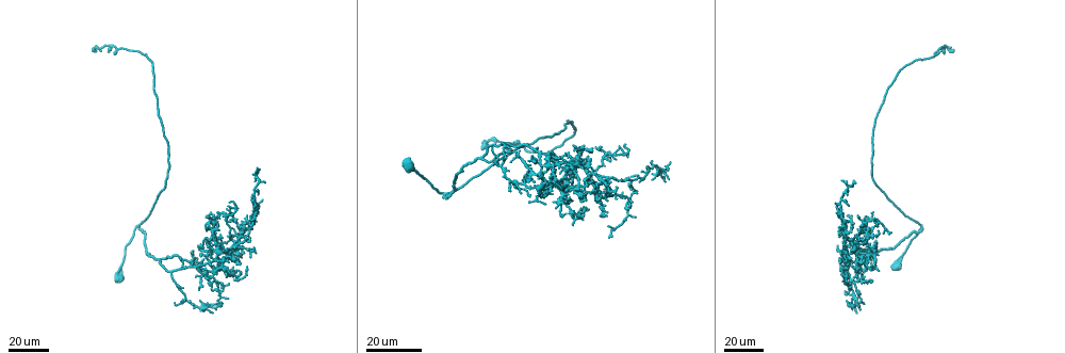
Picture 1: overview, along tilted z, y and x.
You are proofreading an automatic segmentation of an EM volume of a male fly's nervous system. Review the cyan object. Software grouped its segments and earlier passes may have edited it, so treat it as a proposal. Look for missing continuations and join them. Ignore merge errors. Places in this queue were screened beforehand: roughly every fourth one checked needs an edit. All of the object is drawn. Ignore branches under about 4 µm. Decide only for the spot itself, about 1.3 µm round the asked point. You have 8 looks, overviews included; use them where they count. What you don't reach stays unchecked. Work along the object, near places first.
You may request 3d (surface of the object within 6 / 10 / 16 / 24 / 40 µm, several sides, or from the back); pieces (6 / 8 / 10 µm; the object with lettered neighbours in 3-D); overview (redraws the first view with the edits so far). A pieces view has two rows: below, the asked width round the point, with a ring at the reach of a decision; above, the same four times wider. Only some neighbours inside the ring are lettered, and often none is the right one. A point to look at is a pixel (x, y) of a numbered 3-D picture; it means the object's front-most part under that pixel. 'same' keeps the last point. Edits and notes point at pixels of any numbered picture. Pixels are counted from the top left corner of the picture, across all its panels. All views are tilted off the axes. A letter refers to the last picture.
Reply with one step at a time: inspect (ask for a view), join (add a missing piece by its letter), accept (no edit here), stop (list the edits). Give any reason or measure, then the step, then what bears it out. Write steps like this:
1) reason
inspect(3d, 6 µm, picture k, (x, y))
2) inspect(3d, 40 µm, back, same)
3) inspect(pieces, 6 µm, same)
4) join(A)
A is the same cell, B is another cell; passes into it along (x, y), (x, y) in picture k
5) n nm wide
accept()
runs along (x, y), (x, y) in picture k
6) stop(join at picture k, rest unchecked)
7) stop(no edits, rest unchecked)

inspect(3d, 24 µm, picture 1, (594, 187))

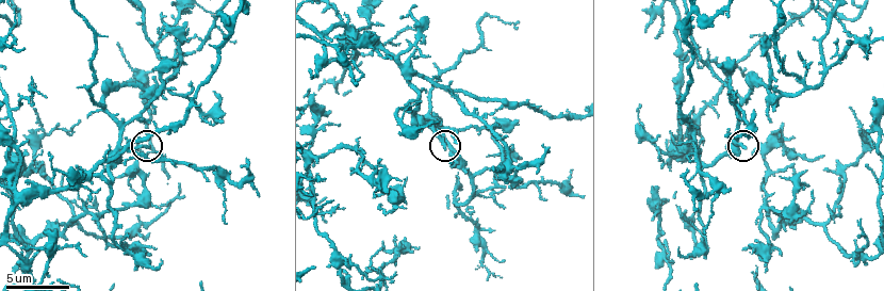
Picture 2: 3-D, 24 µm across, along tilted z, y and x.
see the neighbours
inspect(pieces, 6 µm, picture 2, (443, 149))

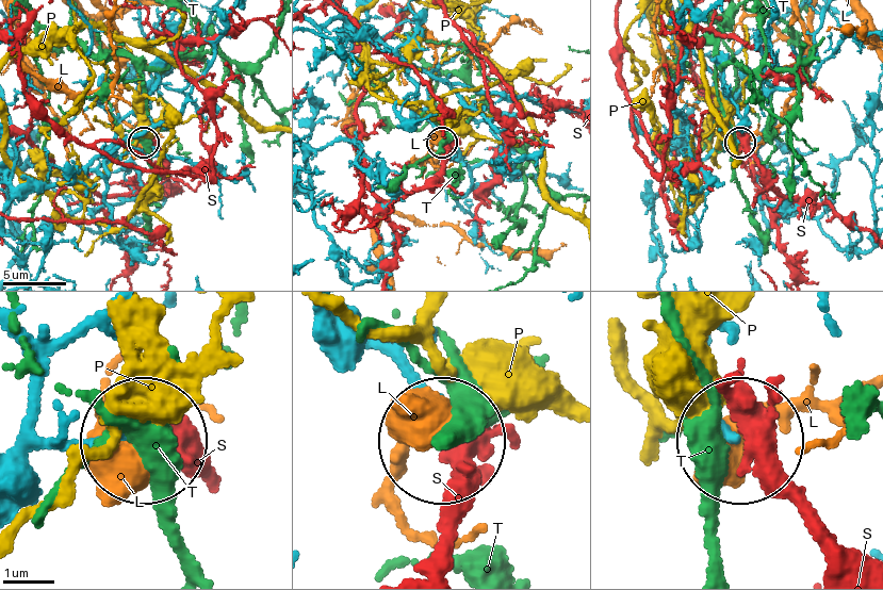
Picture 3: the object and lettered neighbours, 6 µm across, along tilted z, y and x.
accept()
L, P, S and T are other cells; none of them fits

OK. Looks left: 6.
tapers out
inspect(pieces, 8 µm, picture 2, (180, 186))

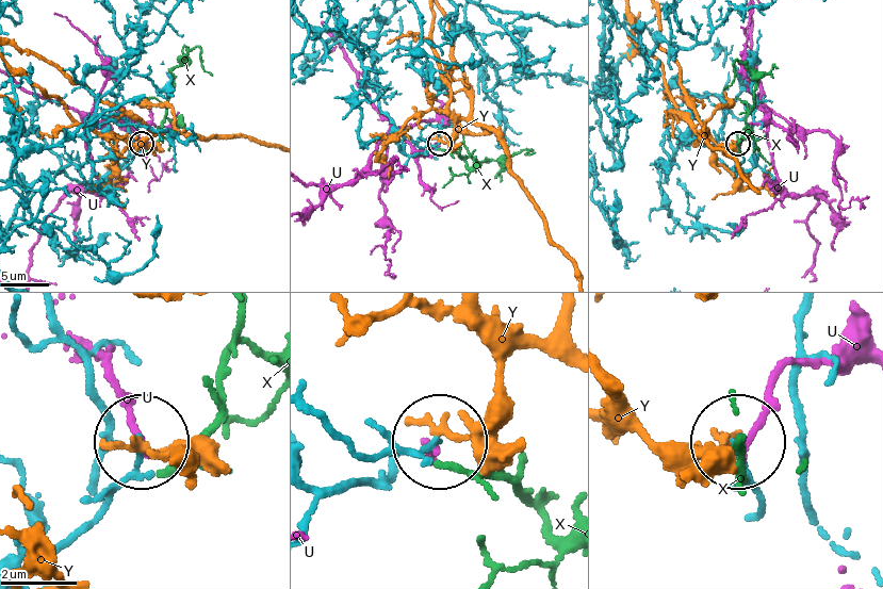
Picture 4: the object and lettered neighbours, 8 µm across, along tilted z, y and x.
join(X)
X is the same cell, U and Y are other cells; passes into it along (325, 421), (374, 456), (435, 459), (541, 491) in picture 4; the cell continues

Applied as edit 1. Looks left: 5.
inspect(overview)

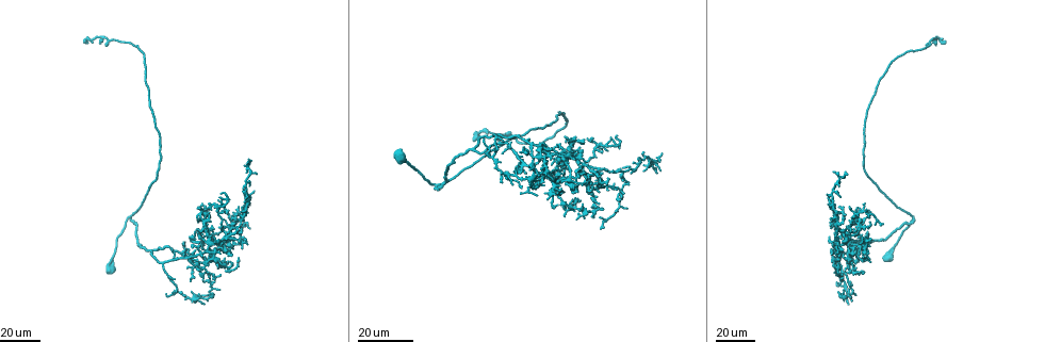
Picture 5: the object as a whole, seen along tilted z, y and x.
inspect(3d, 24 µm, picture 5, (946, 43))

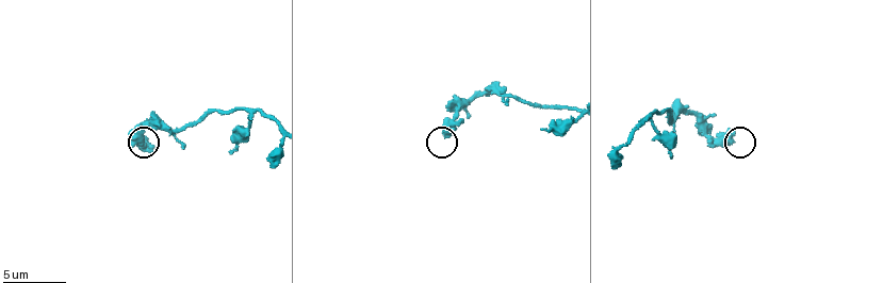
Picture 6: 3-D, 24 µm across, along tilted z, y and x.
inspect(pieces, 6 µm, picture 6, (733, 132))

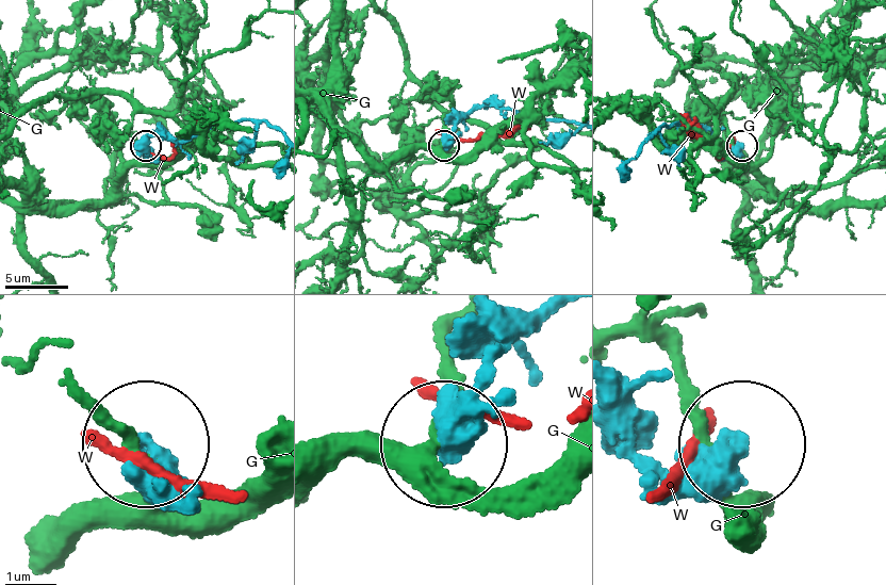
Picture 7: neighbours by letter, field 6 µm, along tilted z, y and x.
accept()
G and W are other cells; runs along (613, 415), (674, 467), (735, 442) in picture 7; no lettered piece goes on from it

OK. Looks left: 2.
tapers out
inspect(pieces, 10 µm, picture 6, (541, 128))

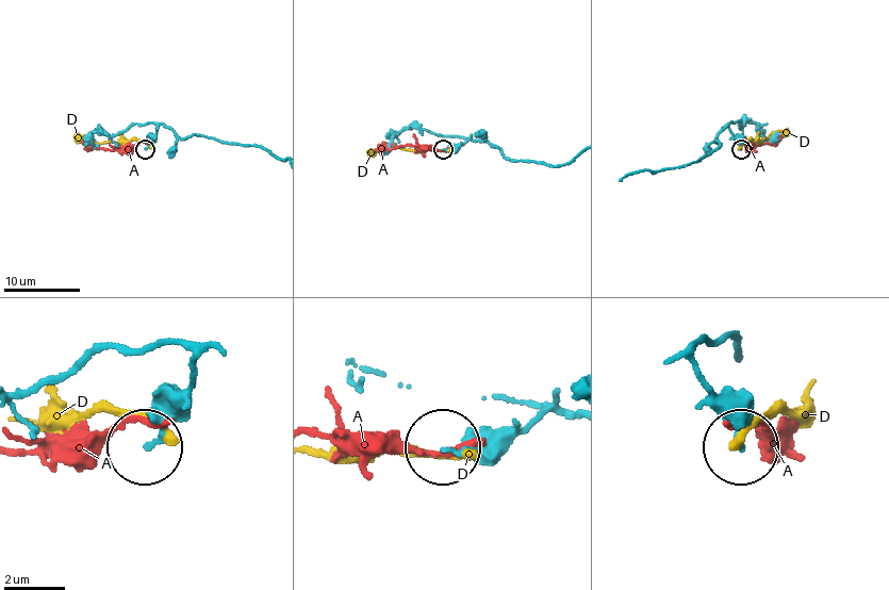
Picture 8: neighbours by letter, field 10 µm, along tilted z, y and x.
150 nm wide
accept()
A and D are other cells; runs along (242, 144), (181, 136), (161, 125), (145, 147) in picture 8; no lettered piece goes on from it

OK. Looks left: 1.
stop(join at picture 4, rest unchecked)

